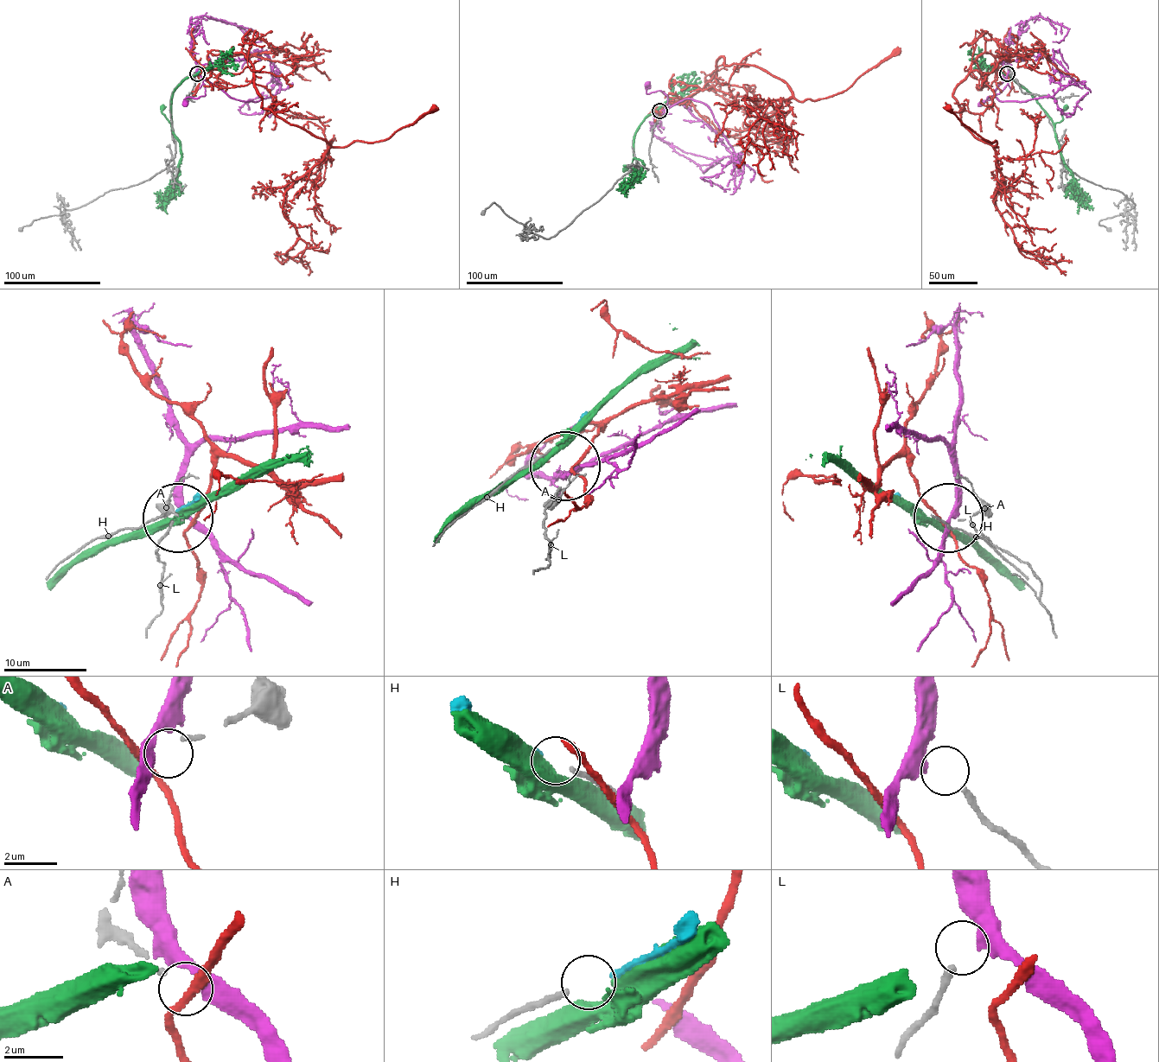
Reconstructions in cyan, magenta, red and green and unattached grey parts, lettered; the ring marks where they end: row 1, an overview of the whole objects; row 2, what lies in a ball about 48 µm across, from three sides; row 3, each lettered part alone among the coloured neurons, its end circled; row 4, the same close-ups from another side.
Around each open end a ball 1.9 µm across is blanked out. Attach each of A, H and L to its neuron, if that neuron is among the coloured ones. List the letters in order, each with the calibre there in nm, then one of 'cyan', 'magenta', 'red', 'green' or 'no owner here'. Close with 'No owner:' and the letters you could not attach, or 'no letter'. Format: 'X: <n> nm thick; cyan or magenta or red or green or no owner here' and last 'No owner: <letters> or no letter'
A: 170 nm thick; red
H: 180 nm thick; no owner here
L: 240 nm thick; magenta
No owner: H

